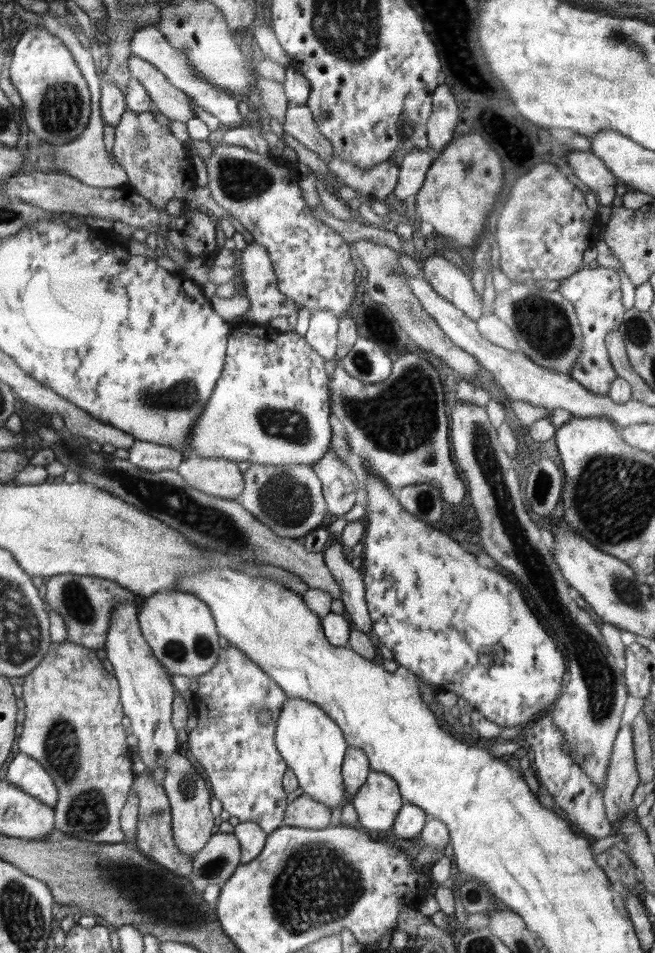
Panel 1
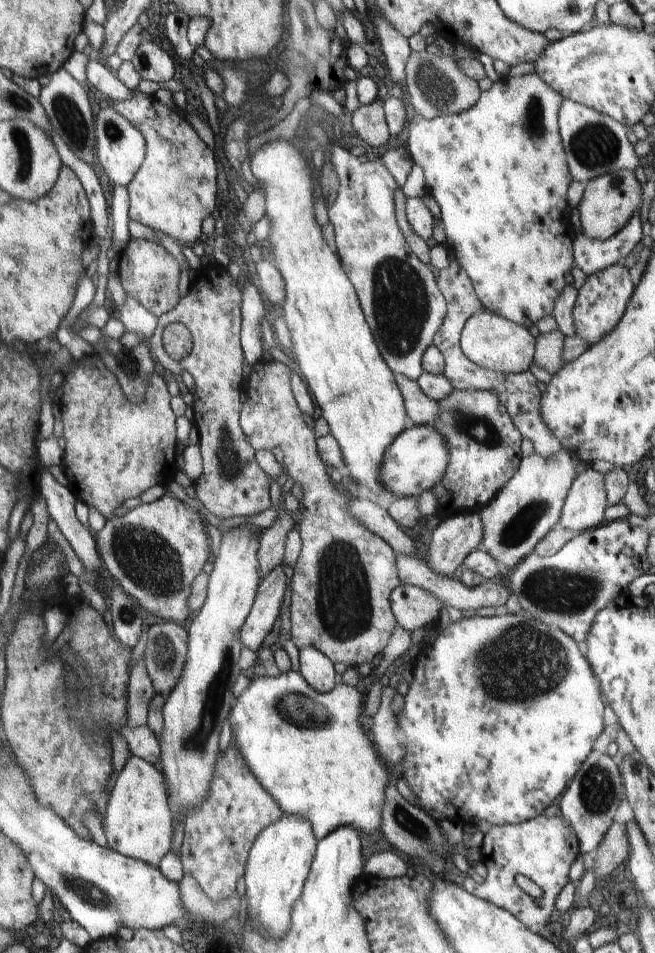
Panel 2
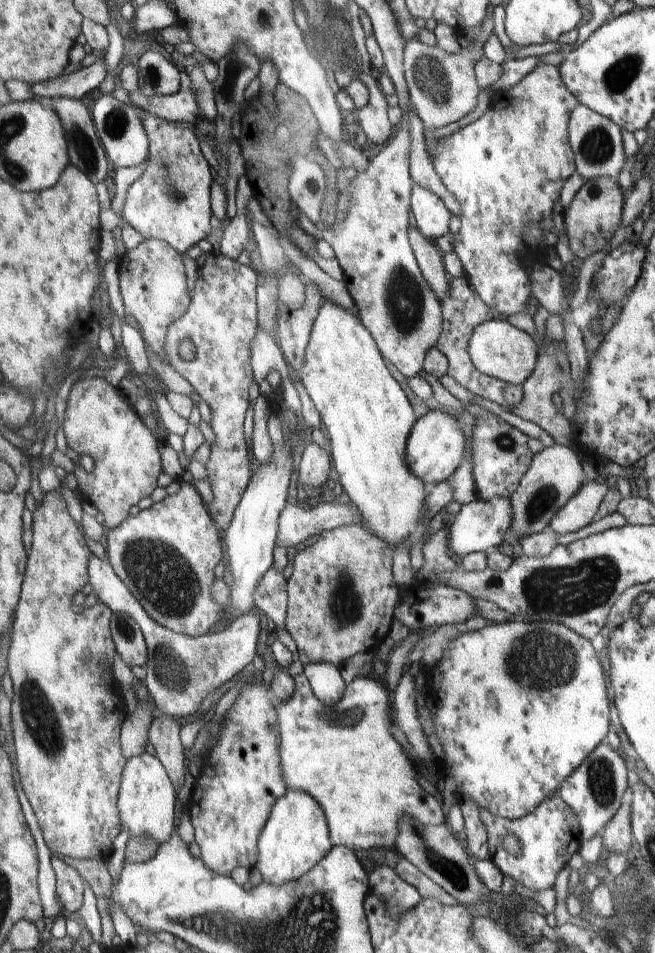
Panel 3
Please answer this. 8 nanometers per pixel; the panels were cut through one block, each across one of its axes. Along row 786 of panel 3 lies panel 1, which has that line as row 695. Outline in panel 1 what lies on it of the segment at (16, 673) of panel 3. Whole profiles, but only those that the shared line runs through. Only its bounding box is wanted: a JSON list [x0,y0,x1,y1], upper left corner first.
[18,640,137,843]

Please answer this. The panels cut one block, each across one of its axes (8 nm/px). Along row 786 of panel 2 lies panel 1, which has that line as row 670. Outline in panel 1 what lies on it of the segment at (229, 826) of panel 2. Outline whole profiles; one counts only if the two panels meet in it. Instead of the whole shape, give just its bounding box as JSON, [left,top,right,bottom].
[188,645,292,835]

